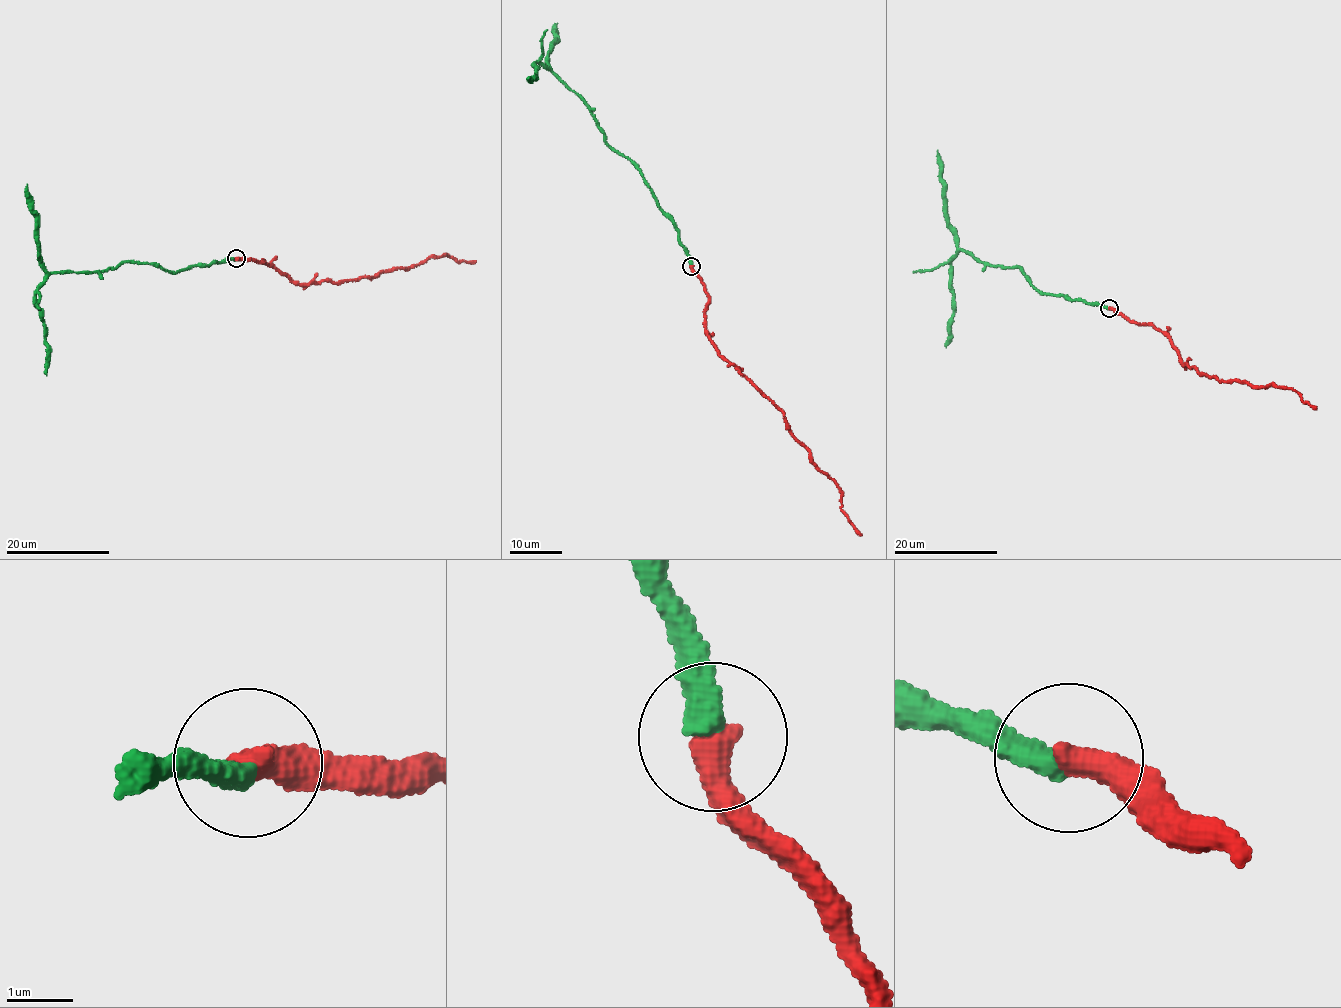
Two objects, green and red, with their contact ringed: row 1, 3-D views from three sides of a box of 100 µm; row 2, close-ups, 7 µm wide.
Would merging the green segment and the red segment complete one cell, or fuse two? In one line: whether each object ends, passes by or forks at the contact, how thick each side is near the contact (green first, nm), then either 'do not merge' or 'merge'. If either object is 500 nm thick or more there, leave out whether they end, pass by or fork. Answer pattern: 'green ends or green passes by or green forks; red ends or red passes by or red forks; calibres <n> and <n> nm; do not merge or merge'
green ends; red ends; calibres 400 and 480 nm; merge

